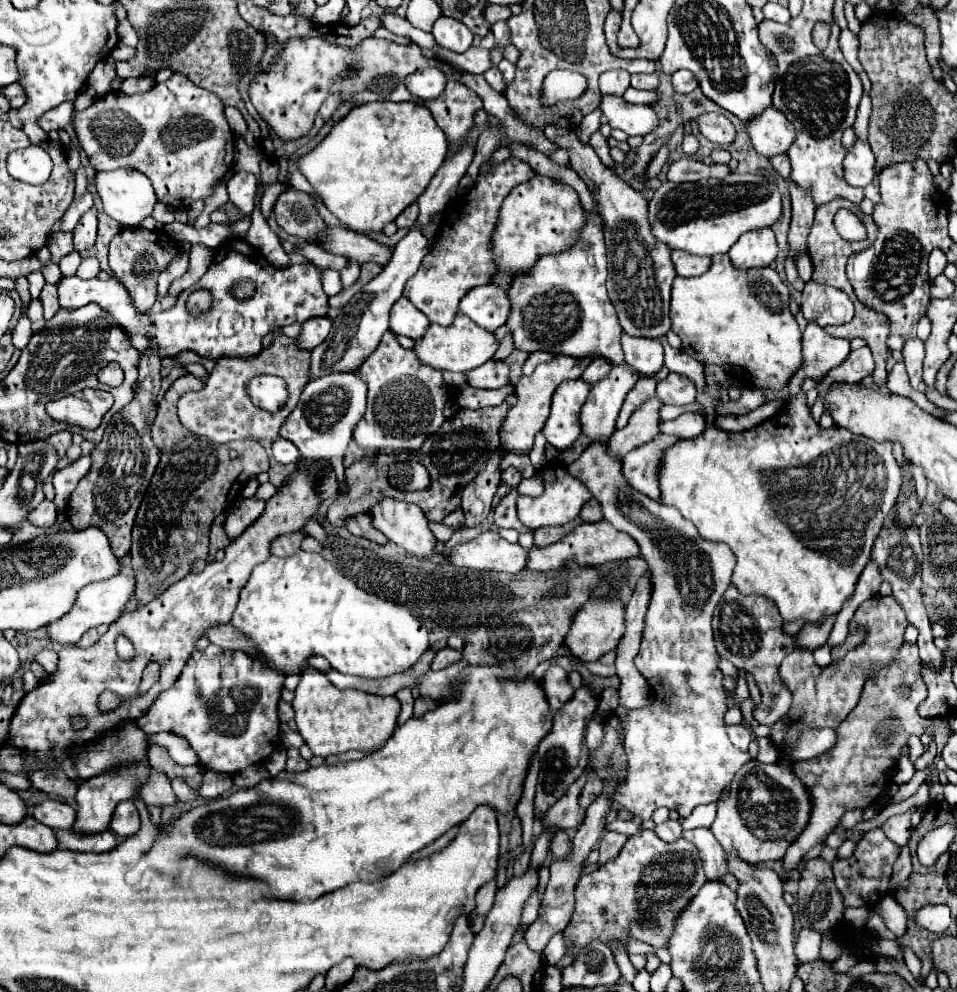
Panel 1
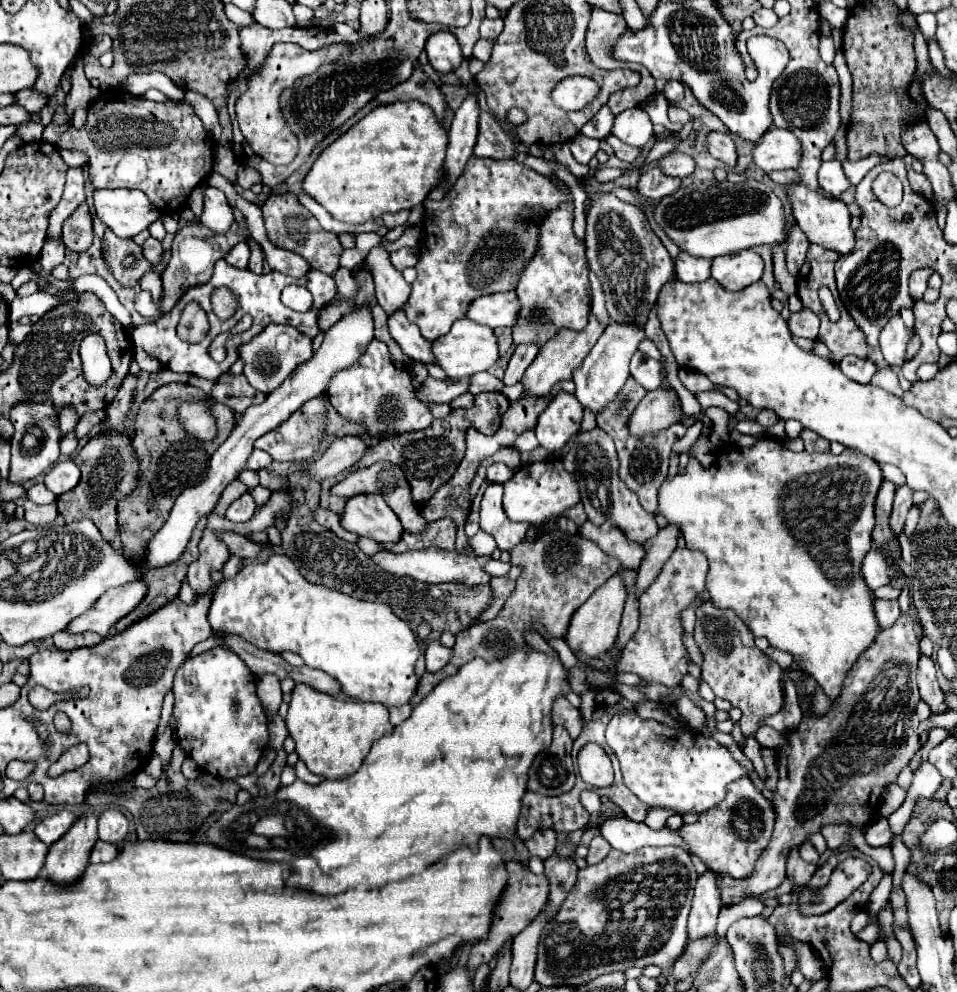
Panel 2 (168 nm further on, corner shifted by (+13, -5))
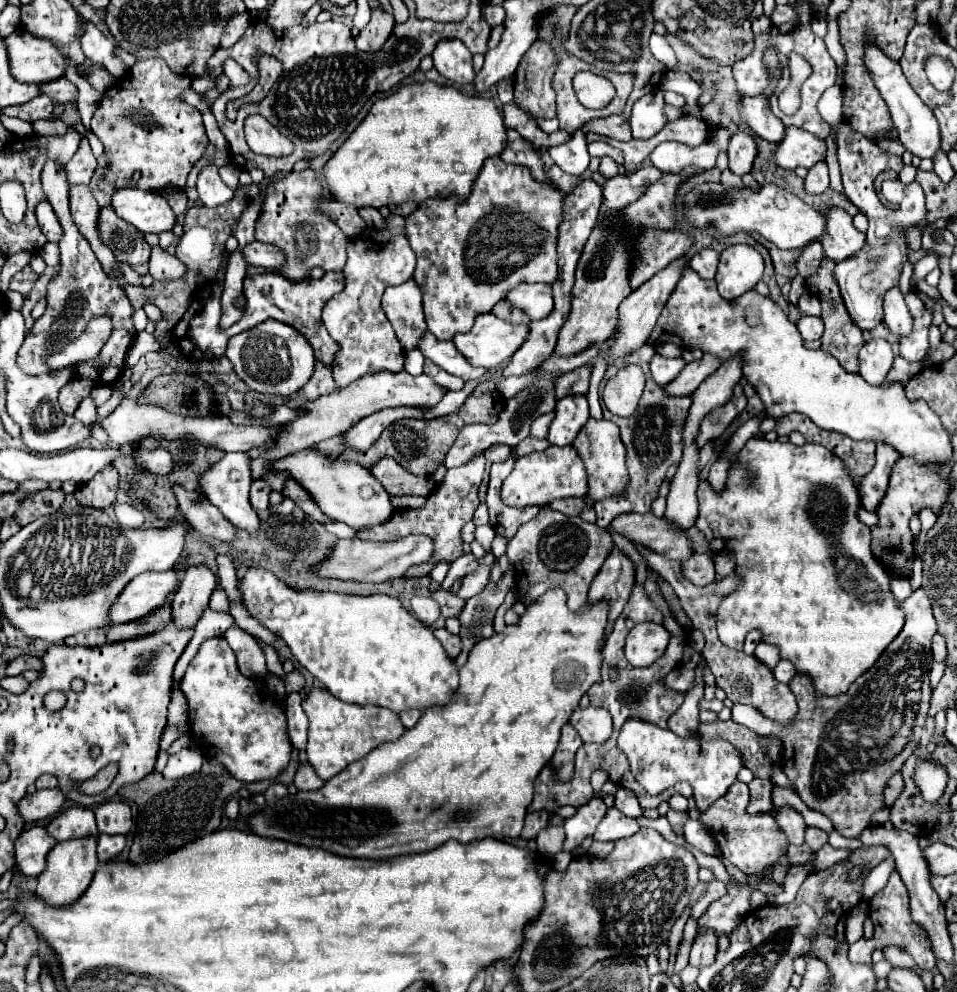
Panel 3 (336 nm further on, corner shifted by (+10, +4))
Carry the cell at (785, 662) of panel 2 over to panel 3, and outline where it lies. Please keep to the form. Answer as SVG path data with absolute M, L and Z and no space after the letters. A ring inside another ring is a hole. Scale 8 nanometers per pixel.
M761 642L761 644L755 648L755 658L757 658L761 664L765 664L769 670L773 670L775 664L779 662L779 650L773 648L771 644Z

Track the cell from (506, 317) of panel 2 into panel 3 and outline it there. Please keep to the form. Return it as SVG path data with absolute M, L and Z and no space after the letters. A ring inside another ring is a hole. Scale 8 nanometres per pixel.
M519 284L505 300L527 312L531 320L543 320L553 308L553 292L549 284Z

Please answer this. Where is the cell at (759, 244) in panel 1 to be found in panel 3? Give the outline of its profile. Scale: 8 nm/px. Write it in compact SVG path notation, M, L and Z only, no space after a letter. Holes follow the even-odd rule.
M727 246L721 252L719 270L715 276L719 294L725 300L737 300L743 292L755 288L763 276L763 258L751 246Z

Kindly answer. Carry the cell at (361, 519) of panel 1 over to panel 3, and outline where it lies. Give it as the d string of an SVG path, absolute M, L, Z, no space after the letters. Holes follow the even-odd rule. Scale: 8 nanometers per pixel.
M287 478L285 480L285 486L283 486L283 496L287 496L287 498L291 498L307 516L311 516L313 520L317 520L317 522L331 522L329 520L329 516L325 516L321 510L319 510L319 506L311 500L311 496L295 482L295 480L291 480L291 478Z

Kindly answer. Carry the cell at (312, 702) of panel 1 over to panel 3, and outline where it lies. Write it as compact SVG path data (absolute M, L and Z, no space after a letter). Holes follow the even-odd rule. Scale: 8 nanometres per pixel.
M315 688L309 692L307 700L303 700L303 710L309 718L309 764L323 780L331 780L335 774L343 772L351 762L365 758L383 742L395 742L405 732L405 726L401 724L399 716L391 710L377 706L347 704L333 698L323 688Z

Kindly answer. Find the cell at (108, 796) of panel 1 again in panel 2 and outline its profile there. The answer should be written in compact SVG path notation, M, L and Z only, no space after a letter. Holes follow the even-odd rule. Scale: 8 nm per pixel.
M86 811L84 815L80 815L72 823L68 833L62 835L54 845L50 845L40 875L62 885L76 881L88 865L92 845L98 841L96 821L98 815L94 811Z

